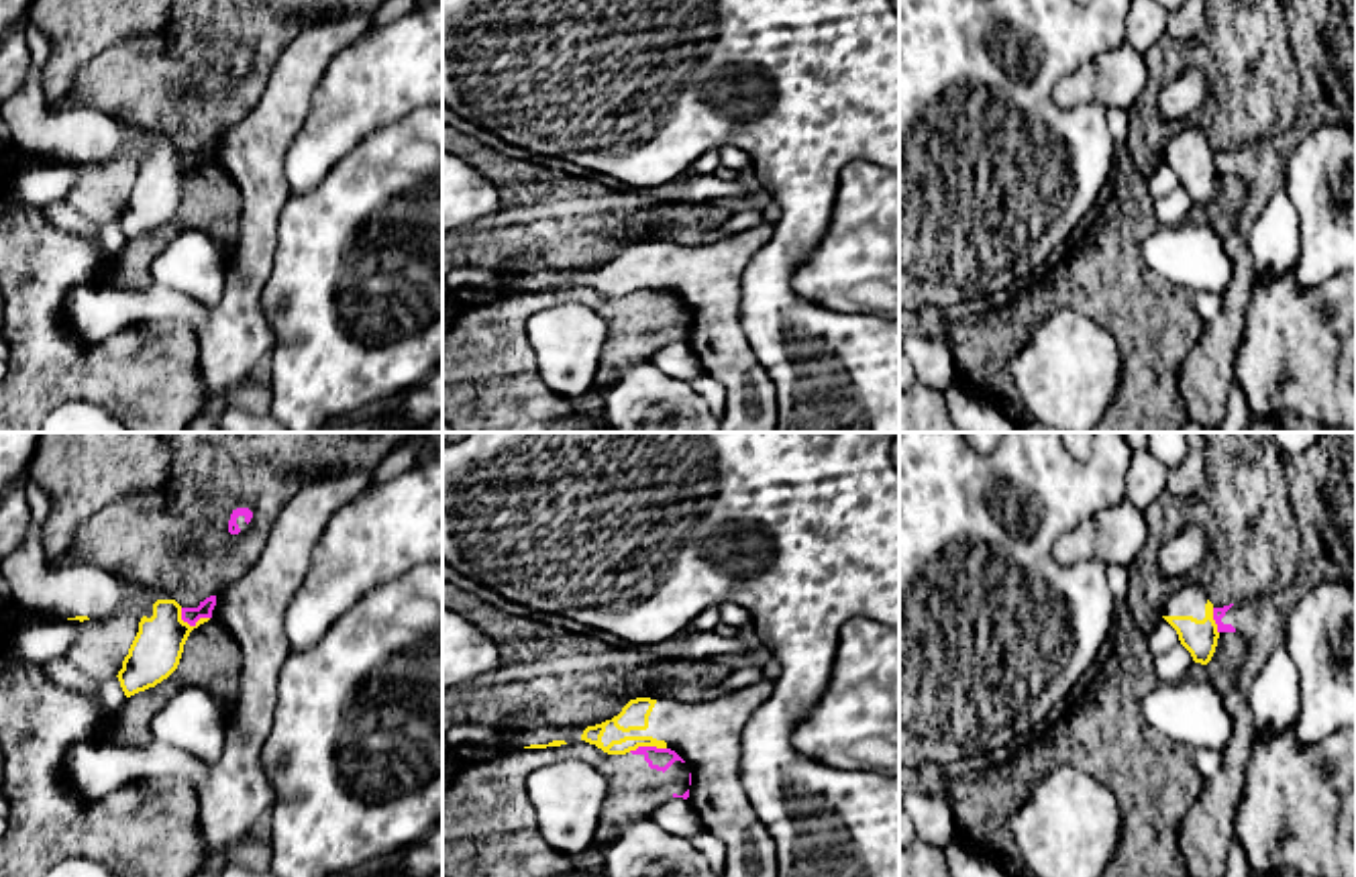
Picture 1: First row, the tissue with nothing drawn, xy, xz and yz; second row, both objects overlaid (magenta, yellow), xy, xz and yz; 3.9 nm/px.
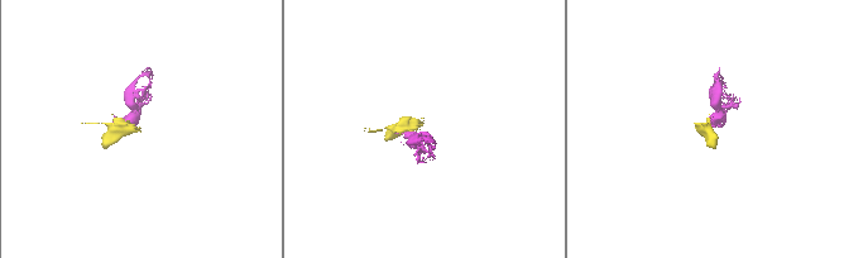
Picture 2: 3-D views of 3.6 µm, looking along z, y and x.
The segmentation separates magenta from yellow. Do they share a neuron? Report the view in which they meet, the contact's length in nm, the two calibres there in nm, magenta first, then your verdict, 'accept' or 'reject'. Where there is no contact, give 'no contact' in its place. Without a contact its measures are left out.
meets magenta in xy; contact 130 nm long; 60 nm thick on the magenta side, 200 nm on the other; reject

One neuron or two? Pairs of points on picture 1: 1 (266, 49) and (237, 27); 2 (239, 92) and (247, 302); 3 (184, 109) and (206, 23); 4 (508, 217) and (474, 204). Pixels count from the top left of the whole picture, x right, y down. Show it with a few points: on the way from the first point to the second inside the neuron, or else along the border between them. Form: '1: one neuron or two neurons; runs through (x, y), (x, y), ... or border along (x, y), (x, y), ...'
1: one neuron; runs through (259, 43), (243, 27)
2: two neurons; border along (272, 68), (270, 80), (249, 113)
3: one neuron; runs through (196, 88), (196, 43)
4: two neurons; border along (510, 200), (498, 213), (476, 219), (463, 229)

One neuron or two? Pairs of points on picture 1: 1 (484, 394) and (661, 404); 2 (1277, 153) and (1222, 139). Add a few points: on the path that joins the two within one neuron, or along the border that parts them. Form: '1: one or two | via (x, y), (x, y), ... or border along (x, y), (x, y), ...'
1: two | border along (635, 364), (606, 392), (598, 410)
2: two | border along (1287, 127), (1265, 139), (1234, 147)

